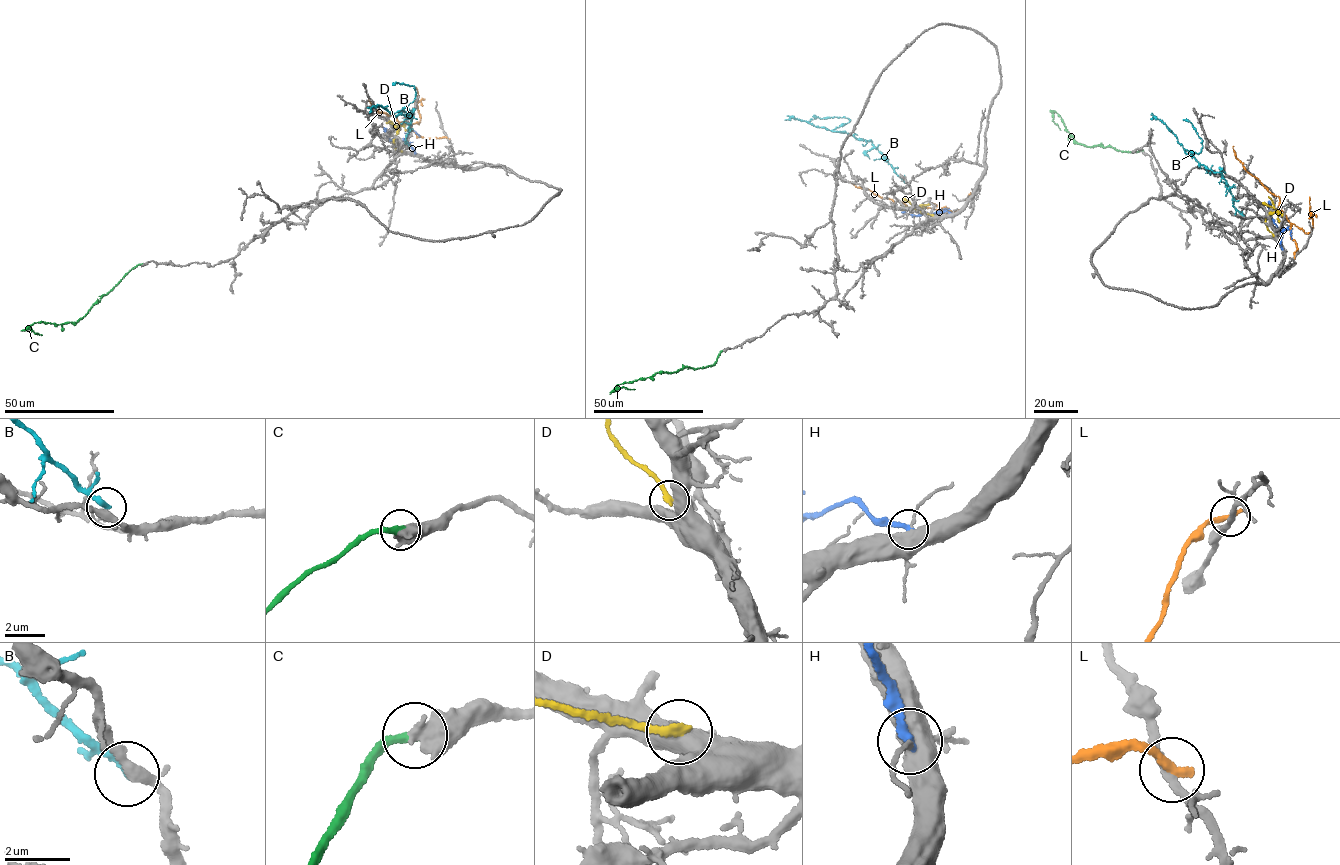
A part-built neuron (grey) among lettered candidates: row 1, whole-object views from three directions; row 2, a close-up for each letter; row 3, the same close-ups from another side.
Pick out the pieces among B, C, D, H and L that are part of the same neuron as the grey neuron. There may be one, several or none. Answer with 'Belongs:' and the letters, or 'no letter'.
Belongs: C

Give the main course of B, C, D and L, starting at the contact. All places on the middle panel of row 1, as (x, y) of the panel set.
B: (907, 184), (872, 142), (833, 131), (849, 119), (812, 116)
C: (724, 350), (711, 365), (656, 373), (616, 385), (615, 389), (635, 389)
D: (933, 215), (913, 208), (918, 209), (915, 206), (900, 205)
L: (973, 193), (962, 208), (938, 211), (907, 206), (844, 180)

